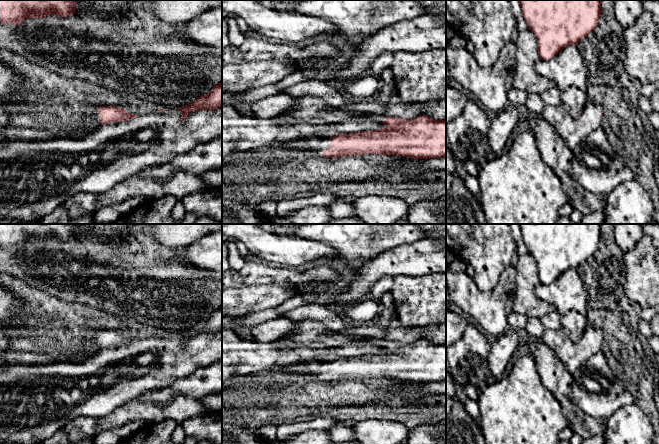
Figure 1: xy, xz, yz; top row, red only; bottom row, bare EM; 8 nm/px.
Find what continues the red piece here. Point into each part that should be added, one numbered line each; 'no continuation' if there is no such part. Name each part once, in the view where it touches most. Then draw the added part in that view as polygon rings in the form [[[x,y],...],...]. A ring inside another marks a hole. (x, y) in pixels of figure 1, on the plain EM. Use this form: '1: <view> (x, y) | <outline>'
1: xz (317, 368) | [[[303,362],[293,366],[283,367],[279,371],[291,374],[316,375],[320,379],[331,370],[330,362]]]

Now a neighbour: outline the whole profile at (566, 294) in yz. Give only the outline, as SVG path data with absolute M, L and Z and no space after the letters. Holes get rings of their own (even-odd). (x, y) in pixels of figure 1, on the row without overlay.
M576 269L566 270L549 284L539 283L534 293L536 296L556 309L561 317L561 325L569 338L575 343L578 342L585 328L588 326L586 319L589 310L587 304L587 293L582 285L581 278Z

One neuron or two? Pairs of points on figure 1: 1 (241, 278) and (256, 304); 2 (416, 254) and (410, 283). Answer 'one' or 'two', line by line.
1: two
2: two

